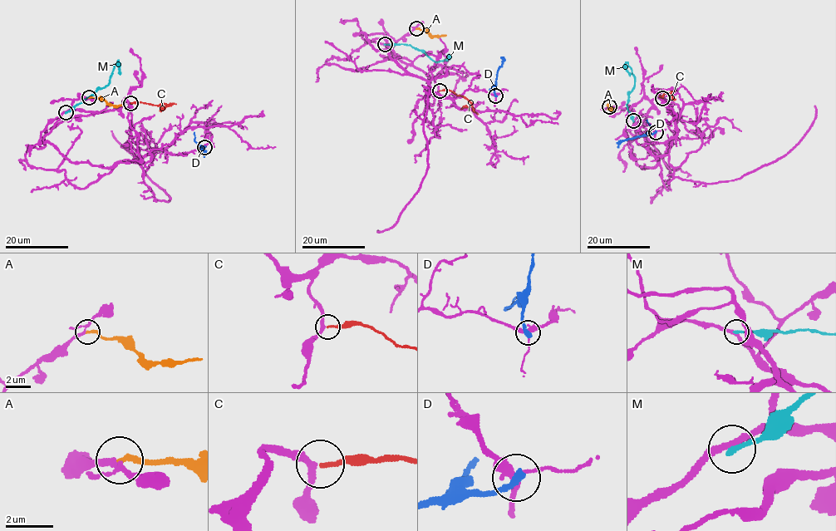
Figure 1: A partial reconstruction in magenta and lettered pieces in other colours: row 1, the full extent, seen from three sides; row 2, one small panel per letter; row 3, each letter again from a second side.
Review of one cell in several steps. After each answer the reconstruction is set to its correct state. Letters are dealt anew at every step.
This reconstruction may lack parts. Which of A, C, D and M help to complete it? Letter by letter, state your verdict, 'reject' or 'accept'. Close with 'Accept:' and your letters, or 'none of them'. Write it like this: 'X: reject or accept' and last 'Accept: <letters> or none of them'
A: accept
C: accept
D: reject
M: reject
Accept: A, C

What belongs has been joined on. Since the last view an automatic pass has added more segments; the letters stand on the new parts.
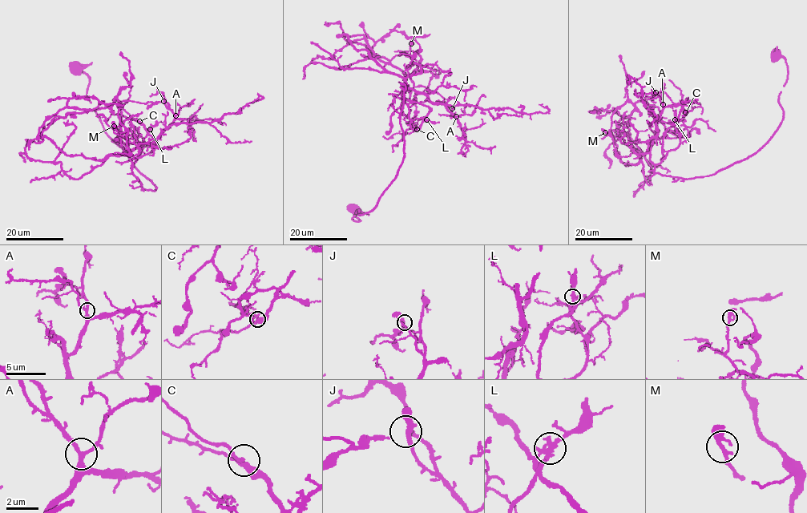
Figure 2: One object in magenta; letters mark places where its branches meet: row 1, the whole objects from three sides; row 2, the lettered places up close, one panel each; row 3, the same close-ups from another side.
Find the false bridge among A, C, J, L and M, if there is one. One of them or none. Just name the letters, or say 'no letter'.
L

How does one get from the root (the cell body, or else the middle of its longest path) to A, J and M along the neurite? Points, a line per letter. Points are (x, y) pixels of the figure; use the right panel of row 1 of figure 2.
A: (773, 55), (787, 65), (780, 126), (761, 148), (714, 174), (684, 179), (654, 171), (650, 146), (663, 104)
J: (773, 55), (787, 65), (780, 126), (714, 174), (654, 171), (663, 101), (655, 92)
M: (773, 55), (787, 65), (780, 126), (761, 148), (714, 174), (662, 175), (649, 153), (638, 154), (605, 132)

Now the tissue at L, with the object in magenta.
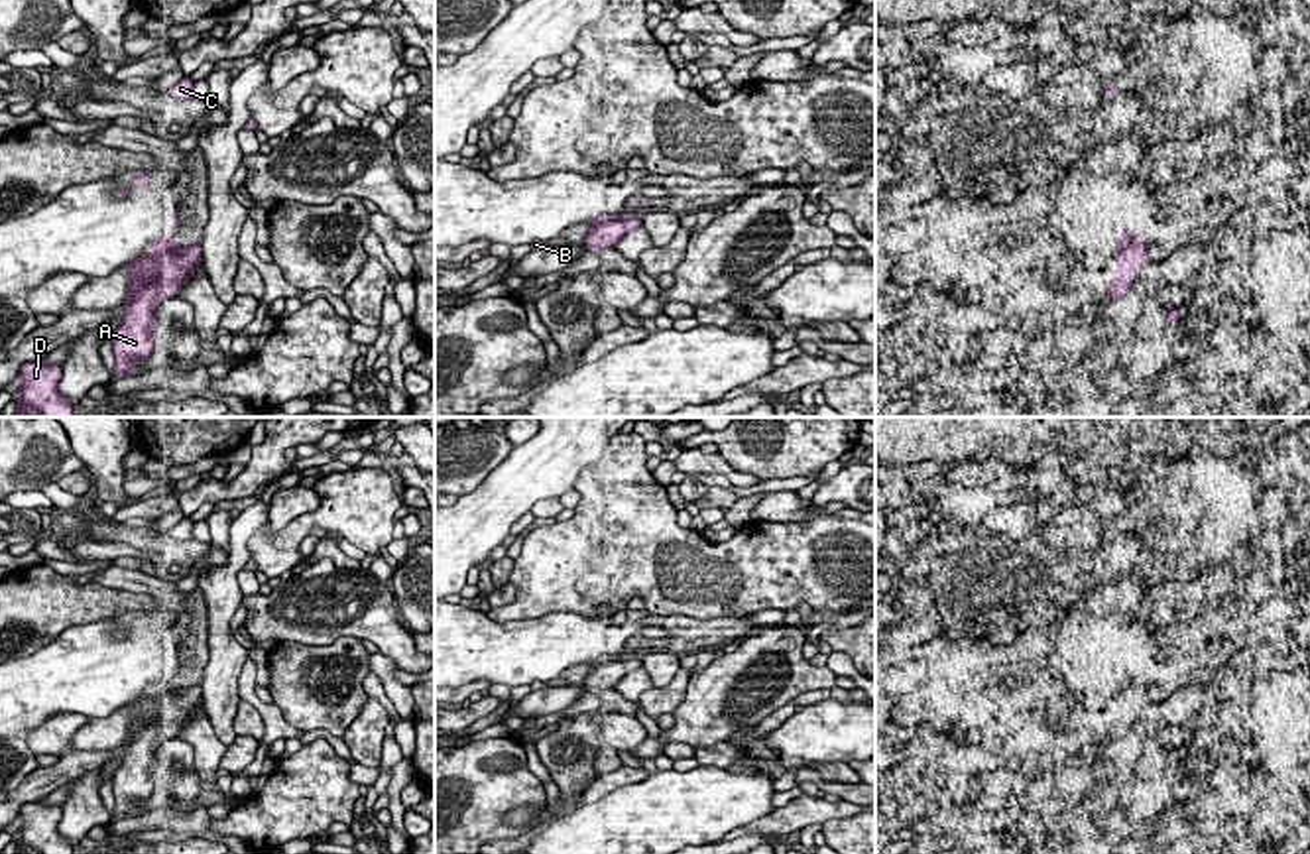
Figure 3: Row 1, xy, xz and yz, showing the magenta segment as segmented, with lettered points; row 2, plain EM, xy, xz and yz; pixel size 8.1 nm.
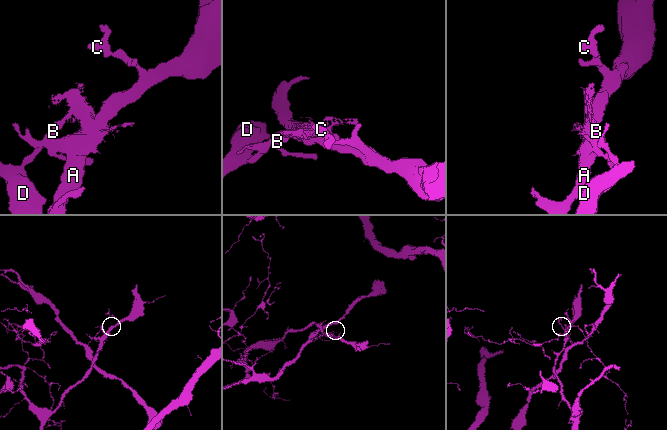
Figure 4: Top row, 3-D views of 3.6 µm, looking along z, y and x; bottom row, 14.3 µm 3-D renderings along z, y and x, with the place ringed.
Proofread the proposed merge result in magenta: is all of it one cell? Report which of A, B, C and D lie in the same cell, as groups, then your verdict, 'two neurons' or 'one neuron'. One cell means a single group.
groups A C / B D; two neurons

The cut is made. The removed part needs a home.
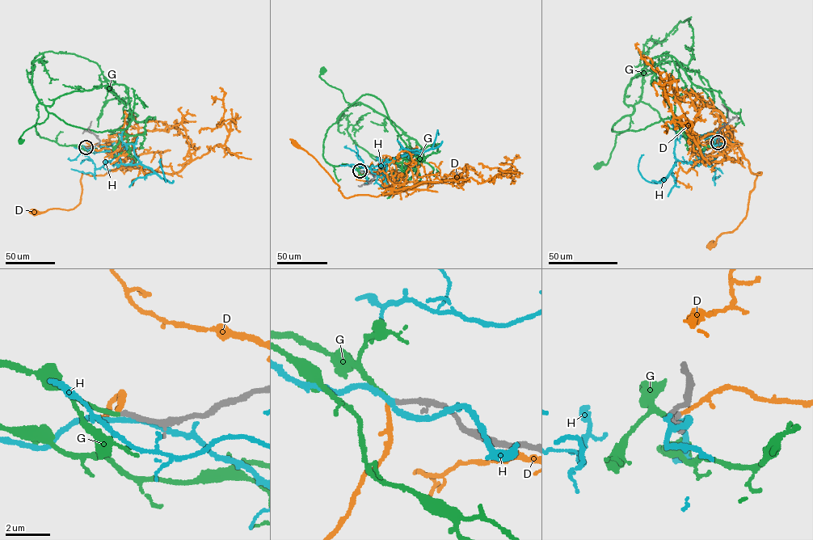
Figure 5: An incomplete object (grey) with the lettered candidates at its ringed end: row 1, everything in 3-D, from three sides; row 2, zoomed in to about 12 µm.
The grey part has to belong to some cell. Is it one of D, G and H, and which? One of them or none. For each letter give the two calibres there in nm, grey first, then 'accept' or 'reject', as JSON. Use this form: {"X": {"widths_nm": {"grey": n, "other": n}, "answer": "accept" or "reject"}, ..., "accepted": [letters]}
{"D": {"widths_nm": {"grey": 240, "other": 160}, "answer": "reject"}, "G": {"widths_nm": {"grey": 240, "other": 180}, "answer": "accept"}, "H": {"widths_nm": {"grey": 260, "other": 240}, "answer": "reject"}, "accepted": ["G"]}

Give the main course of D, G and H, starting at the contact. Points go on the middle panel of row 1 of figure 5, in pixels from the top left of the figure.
D: (360, 170), (357, 179), (380, 180), (384, 187), (394, 191), (377, 196), (344, 197), (318, 162), (294, 142)
G: (360, 170), (347, 164), (334, 166), (323, 157), (327, 129), (351, 103), (340, 90), (320, 77), (322, 69)
H: (360, 170), (385, 171), (394, 158), (412, 151), (402, 155), (397, 163), (394, 181), (398, 179)

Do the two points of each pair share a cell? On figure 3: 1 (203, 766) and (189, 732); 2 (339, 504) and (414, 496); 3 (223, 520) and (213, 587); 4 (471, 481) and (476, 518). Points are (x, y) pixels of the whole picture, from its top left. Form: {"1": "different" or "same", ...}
{"1": "same", "2": "different", "3": "different", "4": "different"}

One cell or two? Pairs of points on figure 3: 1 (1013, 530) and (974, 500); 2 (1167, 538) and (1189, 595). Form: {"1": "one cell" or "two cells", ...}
{"1": "two cells", "2": "two cells"}

